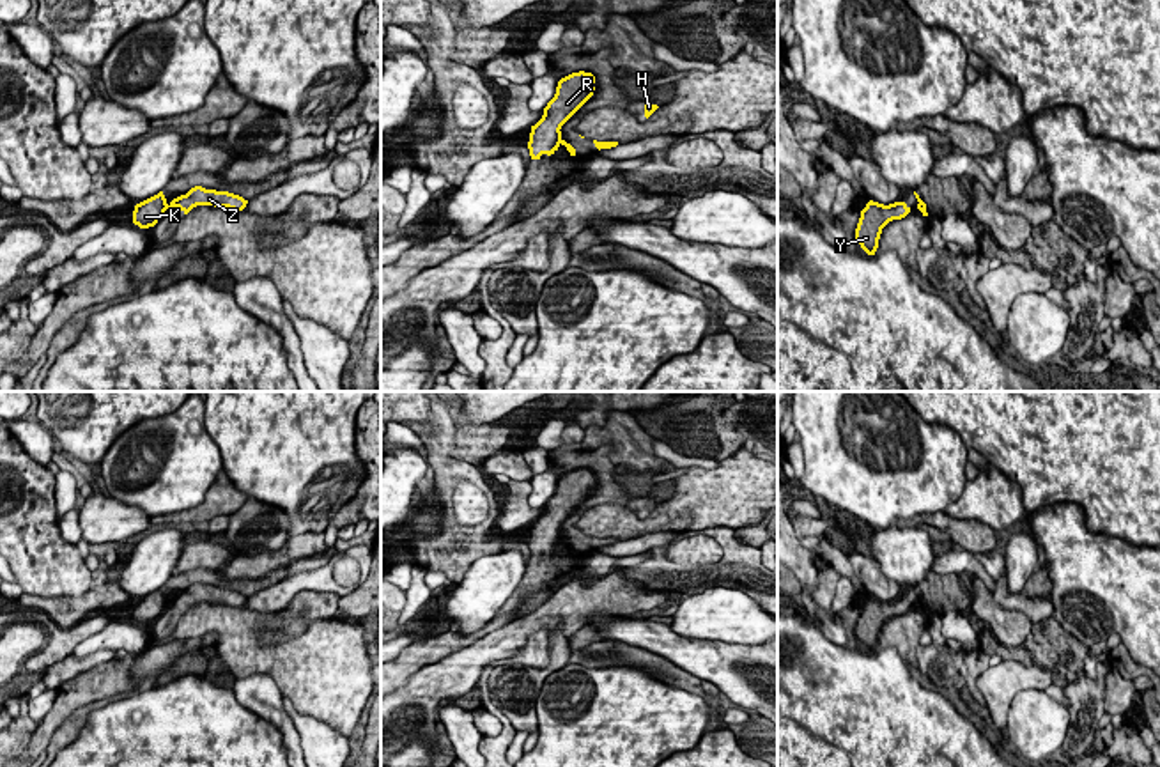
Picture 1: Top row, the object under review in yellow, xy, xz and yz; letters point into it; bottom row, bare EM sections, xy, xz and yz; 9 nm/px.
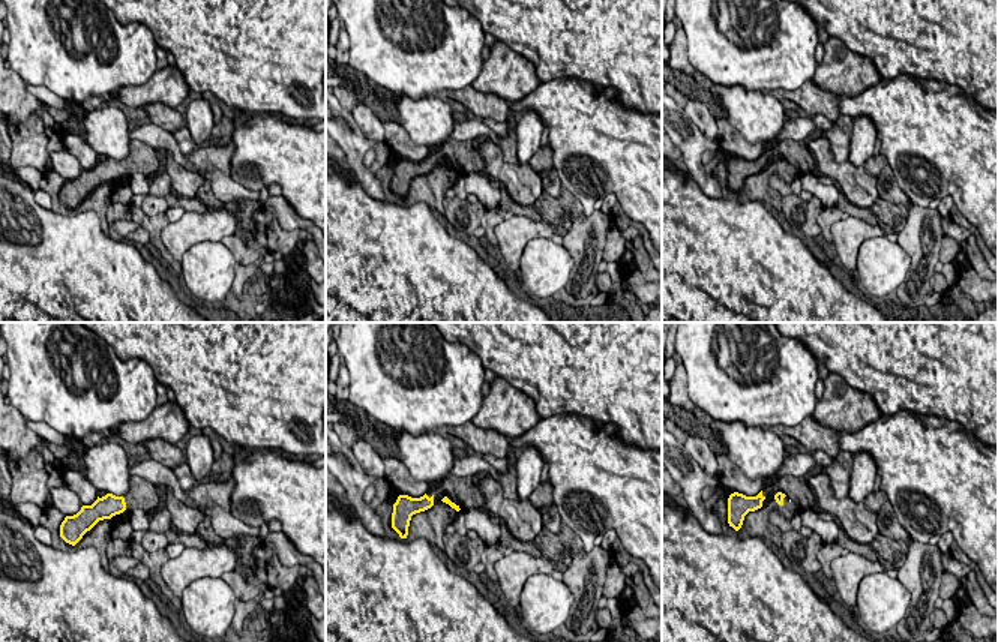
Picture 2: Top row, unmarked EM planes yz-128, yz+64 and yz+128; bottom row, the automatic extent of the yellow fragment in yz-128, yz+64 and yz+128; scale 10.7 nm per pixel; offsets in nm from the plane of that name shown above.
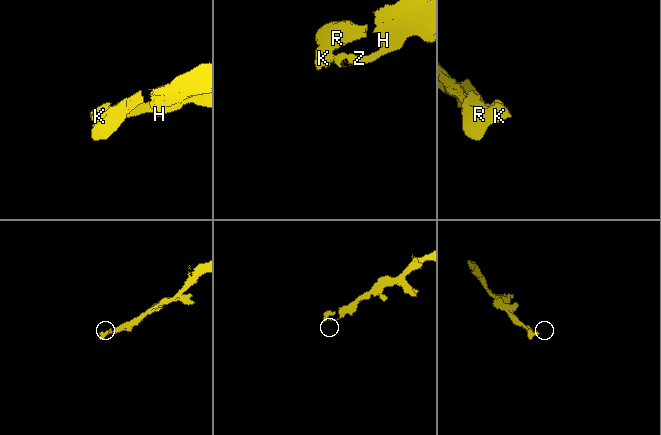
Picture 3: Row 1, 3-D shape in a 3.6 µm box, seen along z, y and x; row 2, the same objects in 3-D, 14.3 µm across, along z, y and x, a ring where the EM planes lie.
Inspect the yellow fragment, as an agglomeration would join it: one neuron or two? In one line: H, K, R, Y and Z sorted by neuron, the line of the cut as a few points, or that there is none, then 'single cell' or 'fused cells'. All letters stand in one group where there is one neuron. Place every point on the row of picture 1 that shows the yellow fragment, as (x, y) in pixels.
H Z / K R Y; cut in yz along (921, 209), (925, 213); fused cells

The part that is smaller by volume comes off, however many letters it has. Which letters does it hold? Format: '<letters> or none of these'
K, R, Y

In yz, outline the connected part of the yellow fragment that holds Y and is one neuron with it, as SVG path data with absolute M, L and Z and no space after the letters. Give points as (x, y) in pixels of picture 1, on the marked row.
M870 200L861 211L861 218L855 229L855 239L868 255L875 255L882 229L893 221L901 220L910 213L905 202L894 202L889 205Z

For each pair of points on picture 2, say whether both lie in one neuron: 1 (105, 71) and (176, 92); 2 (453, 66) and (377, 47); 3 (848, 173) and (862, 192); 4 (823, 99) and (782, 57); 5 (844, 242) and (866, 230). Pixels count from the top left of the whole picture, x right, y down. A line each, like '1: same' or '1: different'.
1: different
2: same
3: same
4: different
5: same

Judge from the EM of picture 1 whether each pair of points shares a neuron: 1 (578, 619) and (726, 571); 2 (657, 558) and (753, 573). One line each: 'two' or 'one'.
1: two
2: one

